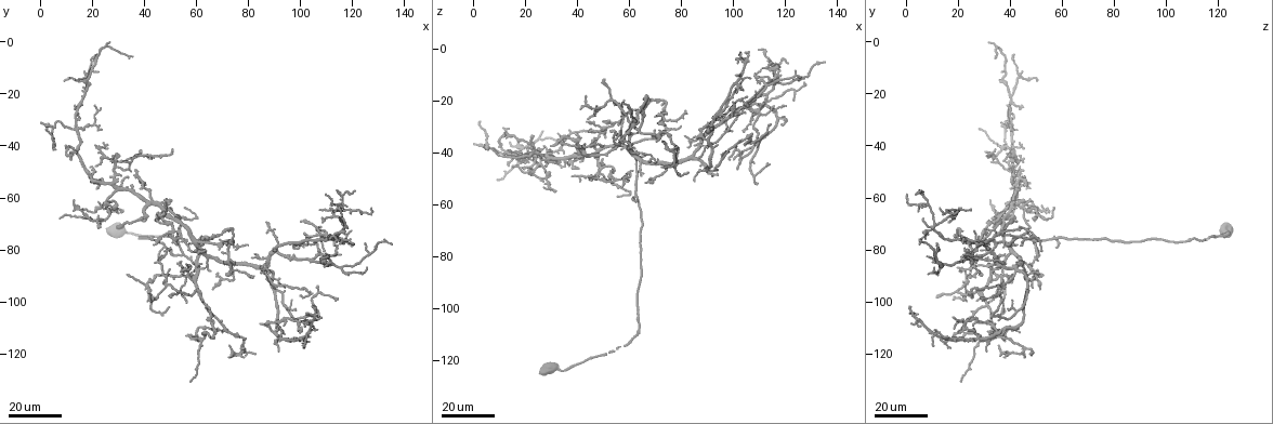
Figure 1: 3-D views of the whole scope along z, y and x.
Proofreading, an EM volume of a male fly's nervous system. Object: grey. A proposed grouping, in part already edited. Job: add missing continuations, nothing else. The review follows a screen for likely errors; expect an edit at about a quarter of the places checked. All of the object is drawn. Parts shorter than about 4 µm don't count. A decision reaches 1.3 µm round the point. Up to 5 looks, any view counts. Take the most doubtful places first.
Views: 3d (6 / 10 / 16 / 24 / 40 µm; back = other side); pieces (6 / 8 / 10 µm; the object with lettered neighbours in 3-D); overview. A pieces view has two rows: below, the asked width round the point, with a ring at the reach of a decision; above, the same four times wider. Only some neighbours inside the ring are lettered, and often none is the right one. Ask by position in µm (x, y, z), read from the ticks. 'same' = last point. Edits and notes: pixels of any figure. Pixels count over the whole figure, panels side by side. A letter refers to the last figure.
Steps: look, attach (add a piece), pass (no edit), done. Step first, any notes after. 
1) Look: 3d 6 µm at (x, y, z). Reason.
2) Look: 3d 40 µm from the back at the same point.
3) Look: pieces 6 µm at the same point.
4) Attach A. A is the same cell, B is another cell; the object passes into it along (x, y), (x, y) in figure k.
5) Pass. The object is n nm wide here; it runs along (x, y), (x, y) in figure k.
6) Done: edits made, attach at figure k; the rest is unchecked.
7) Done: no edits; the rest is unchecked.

Look: 3d 24 µm at (30, 71, 37). End of a long branch.

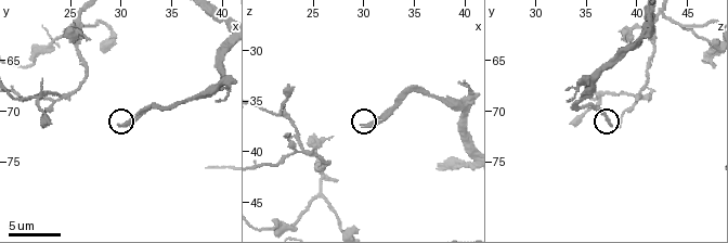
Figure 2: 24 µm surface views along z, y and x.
Look: pieces 6 µm at (29.6, 71.6, 37.6). What lies round it.

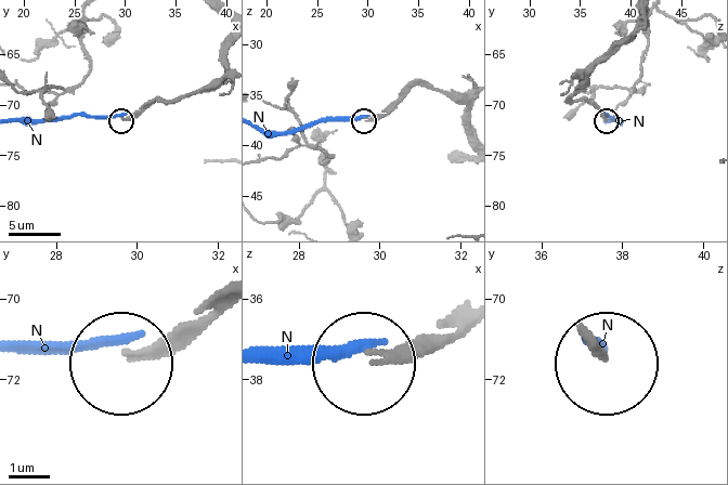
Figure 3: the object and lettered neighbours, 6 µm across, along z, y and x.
Pass. The object is 210 nm wide here; N is another cell; it runs along (467, 104), (419, 83), (385, 114), (365, 119) in figure 3; none of them fits.

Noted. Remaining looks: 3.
Look: 3d 24 µm at (73, 118, 36). An open end.

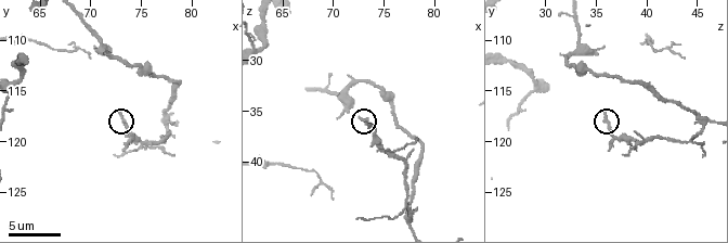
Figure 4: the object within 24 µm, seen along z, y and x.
Look: pieces 10 µm at (72.6, 117.0, 35.6).

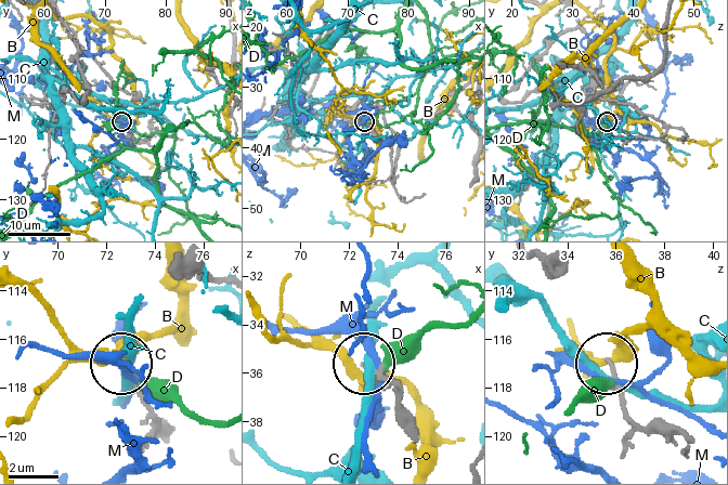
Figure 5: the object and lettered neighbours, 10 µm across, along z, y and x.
Pass. B, C, D and M are other cells; none of them fits.

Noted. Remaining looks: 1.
Look: pieces 10 µm at (22.4, 71.4, 38.4). Thin end.

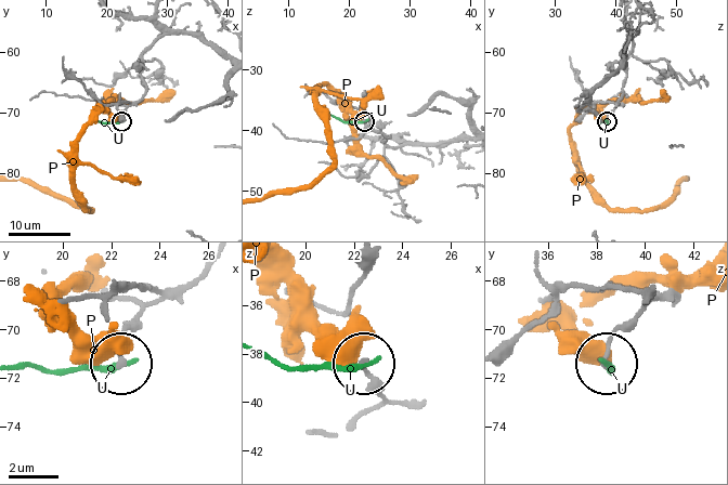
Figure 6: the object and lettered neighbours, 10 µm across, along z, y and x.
Pass. P and U are other cells; none of them fits.

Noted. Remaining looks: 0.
Done: no edits; the rest is unchecked.

